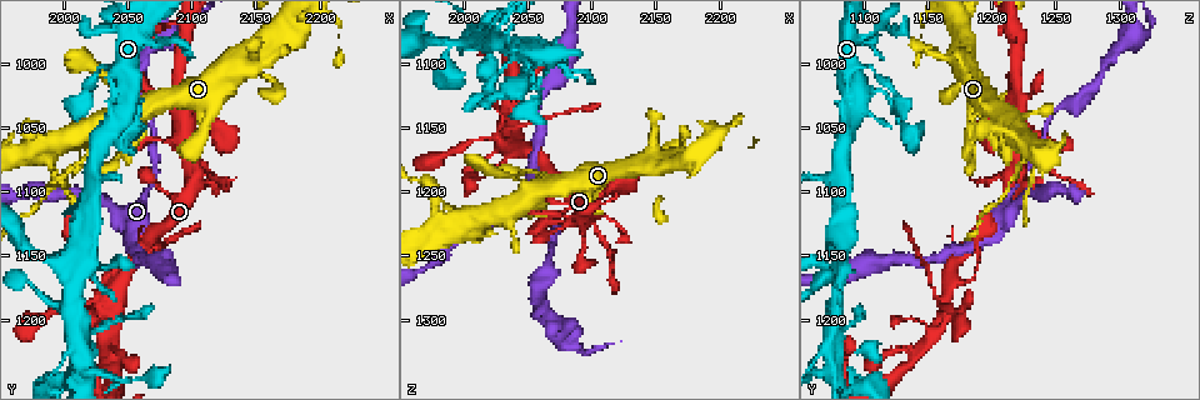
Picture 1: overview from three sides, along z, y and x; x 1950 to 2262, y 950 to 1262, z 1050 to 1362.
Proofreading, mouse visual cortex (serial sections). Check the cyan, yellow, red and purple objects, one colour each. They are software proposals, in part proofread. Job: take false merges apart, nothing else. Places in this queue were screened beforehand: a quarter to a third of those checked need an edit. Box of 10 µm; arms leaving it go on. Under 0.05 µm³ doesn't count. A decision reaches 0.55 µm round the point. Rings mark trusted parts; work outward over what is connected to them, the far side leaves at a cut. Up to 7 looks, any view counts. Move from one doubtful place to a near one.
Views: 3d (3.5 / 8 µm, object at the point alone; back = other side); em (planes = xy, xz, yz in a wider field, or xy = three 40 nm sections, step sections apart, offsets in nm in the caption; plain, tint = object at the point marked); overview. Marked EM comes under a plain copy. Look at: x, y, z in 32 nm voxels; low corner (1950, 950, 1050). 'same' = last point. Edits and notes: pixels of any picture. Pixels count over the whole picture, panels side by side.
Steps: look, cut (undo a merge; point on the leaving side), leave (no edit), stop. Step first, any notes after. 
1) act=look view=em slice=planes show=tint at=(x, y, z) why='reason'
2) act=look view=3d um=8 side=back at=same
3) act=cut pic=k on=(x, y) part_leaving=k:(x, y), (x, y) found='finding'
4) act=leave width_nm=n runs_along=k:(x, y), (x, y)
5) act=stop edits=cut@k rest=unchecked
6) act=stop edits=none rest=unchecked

act=look view=3d um=3.5 at=(2004, 1056, 1224) why='four or more arms meet'

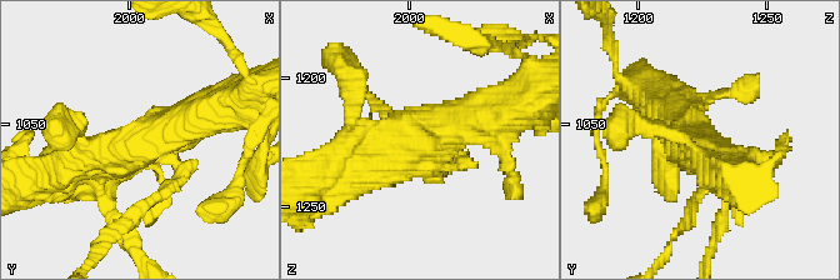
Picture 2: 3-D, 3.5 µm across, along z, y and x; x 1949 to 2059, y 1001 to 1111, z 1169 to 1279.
act=look view=em slice=xy step=5 show=tint at=(2007, 1058, 1224) why='need the tissue'

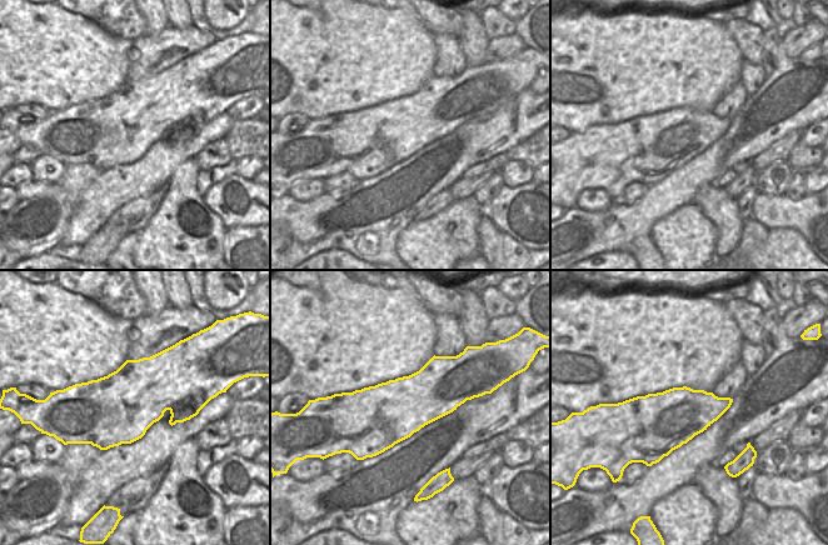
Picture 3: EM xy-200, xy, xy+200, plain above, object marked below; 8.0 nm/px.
act=cut pic=2 on=(696, 195) width_nm=500 part_leaving=2:(169, 154), (180, 178), (115, 231) found='a second cell is stuck on'

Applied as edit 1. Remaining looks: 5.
act=look view=overview why='redraw'

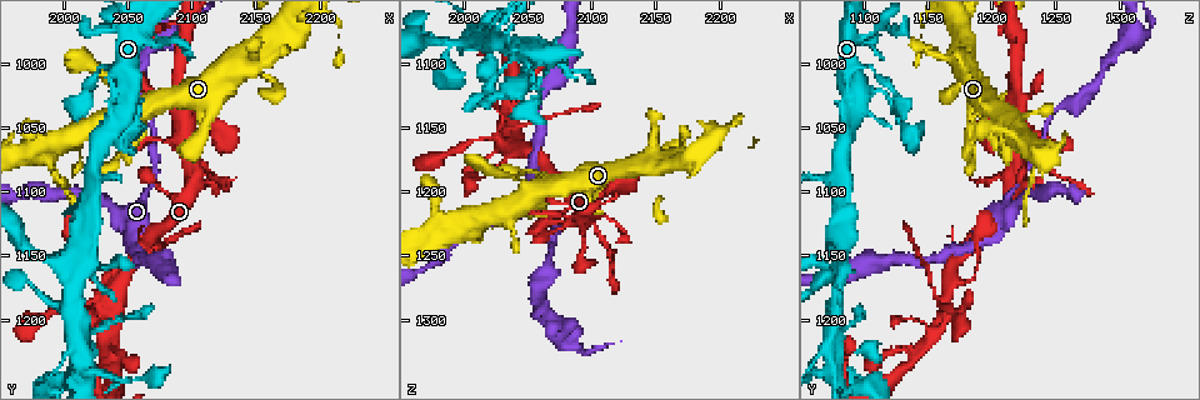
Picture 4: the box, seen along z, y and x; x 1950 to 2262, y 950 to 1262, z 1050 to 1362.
act=look view=3d um=3.5 at=(2076, 978, 1308) why='three arms meet'

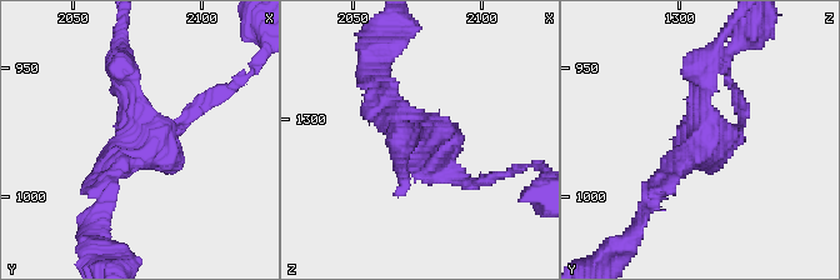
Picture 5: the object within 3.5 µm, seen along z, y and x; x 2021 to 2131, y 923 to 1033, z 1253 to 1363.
act=look view=em slice=xy step=3 show=tint at=(2076, 981, 1309) why='shape alone is not enough'

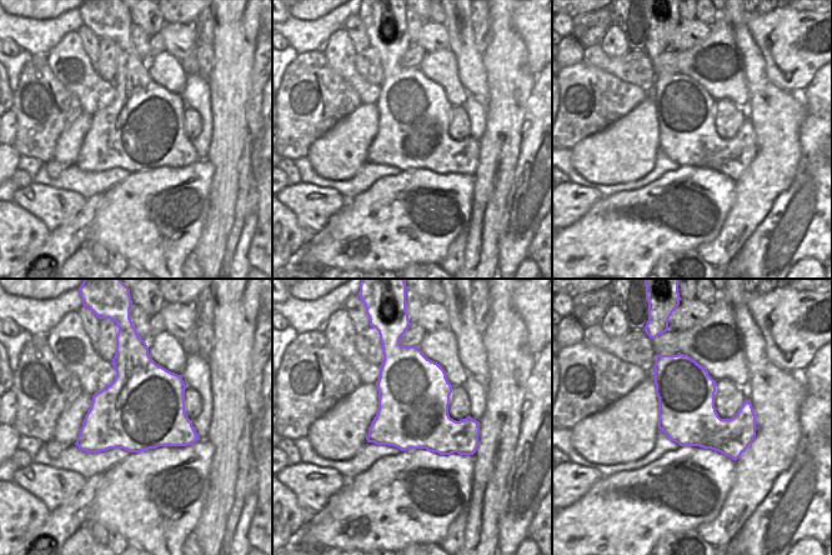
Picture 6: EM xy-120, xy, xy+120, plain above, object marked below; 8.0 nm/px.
act=leave runs_along=5:(649, 193), (703, 146), (696, 70) found='continuous, no second cell'

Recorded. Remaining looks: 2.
act=look view=3d um=3.5 at=(2036, 1182, 1164) why='sharp bend'

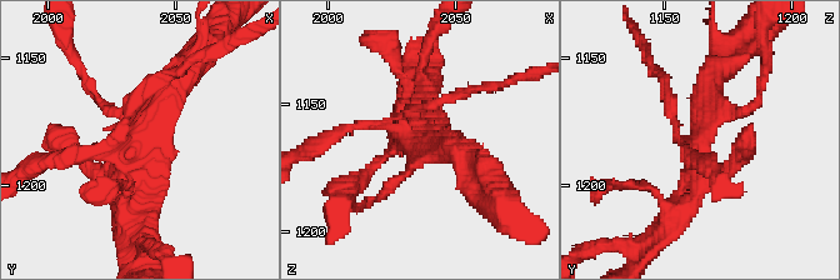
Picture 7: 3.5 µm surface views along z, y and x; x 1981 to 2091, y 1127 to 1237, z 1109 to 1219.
act=look view=em slice=xy step=3 show=tint at=(2036, 1182, 1164)

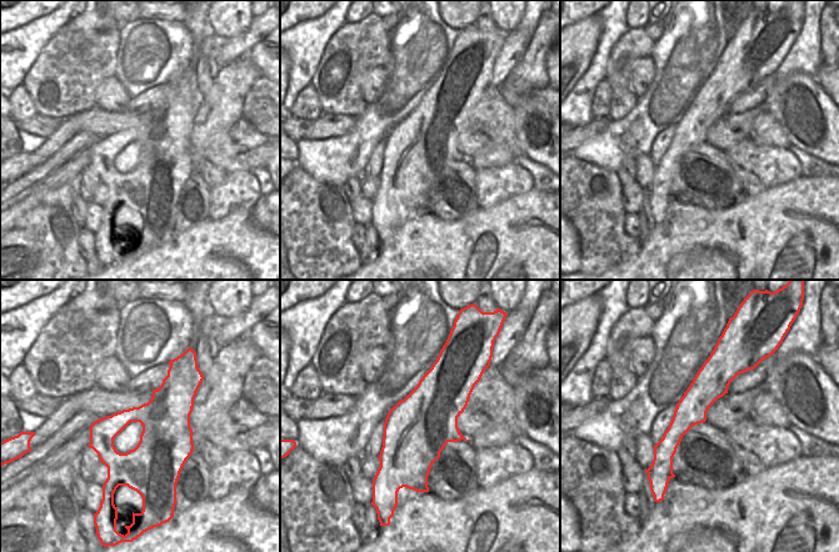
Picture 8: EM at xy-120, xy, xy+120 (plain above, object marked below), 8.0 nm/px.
act=cut pic=7 on=(664, 81) found='a second cell is stuck on'

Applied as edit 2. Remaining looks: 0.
act=stop edits=cut@2,cut@7 rest=unchecked

